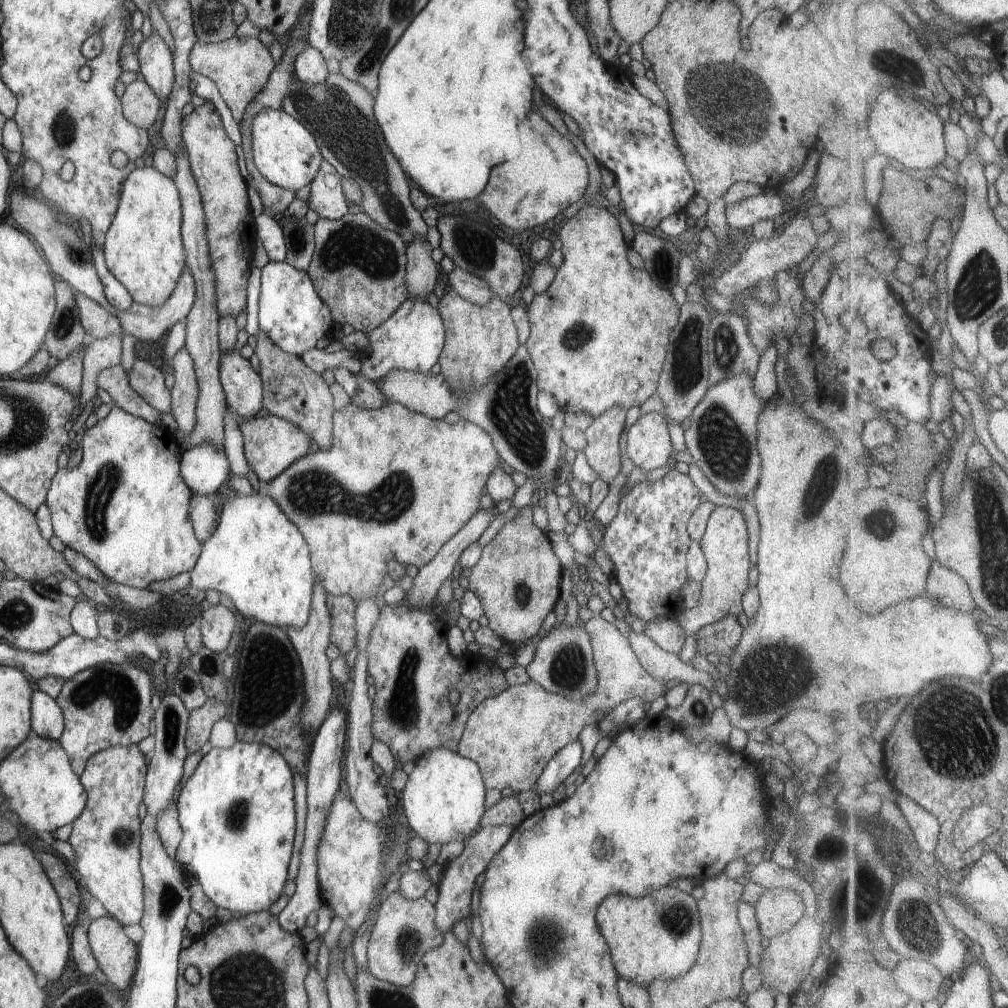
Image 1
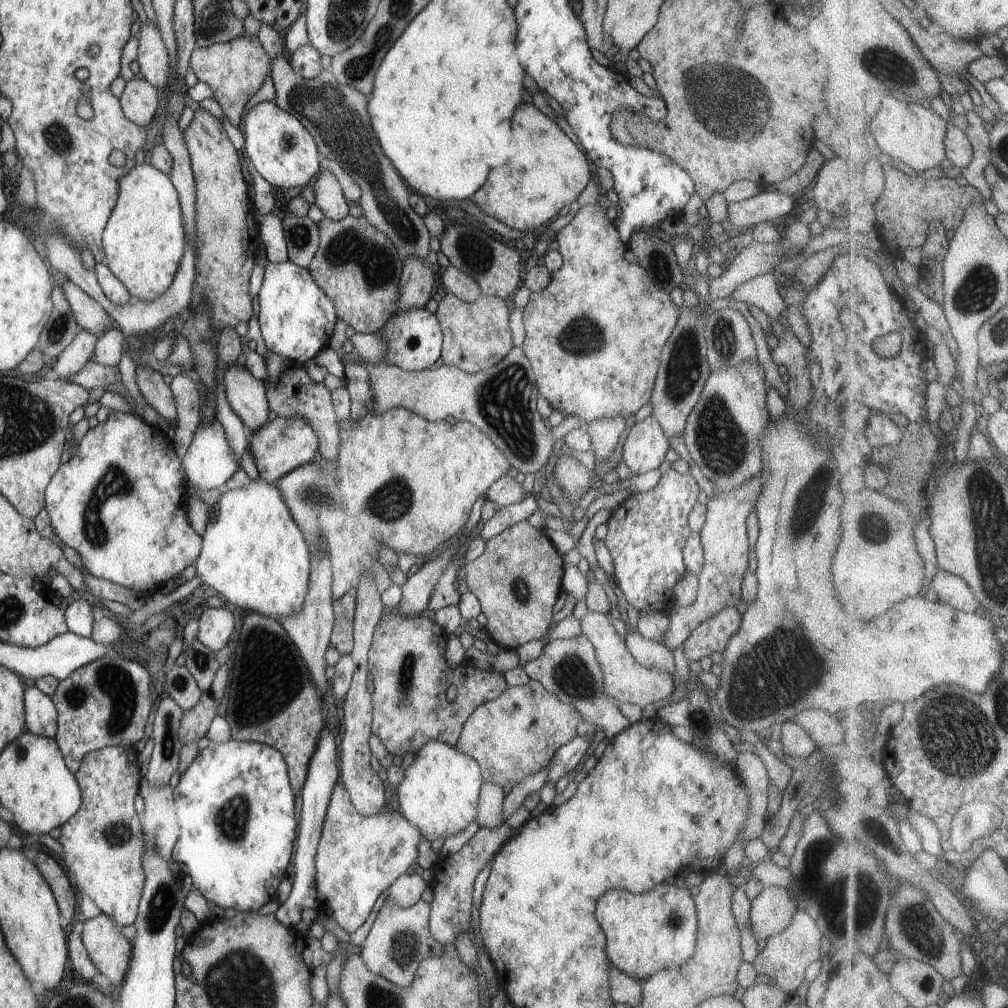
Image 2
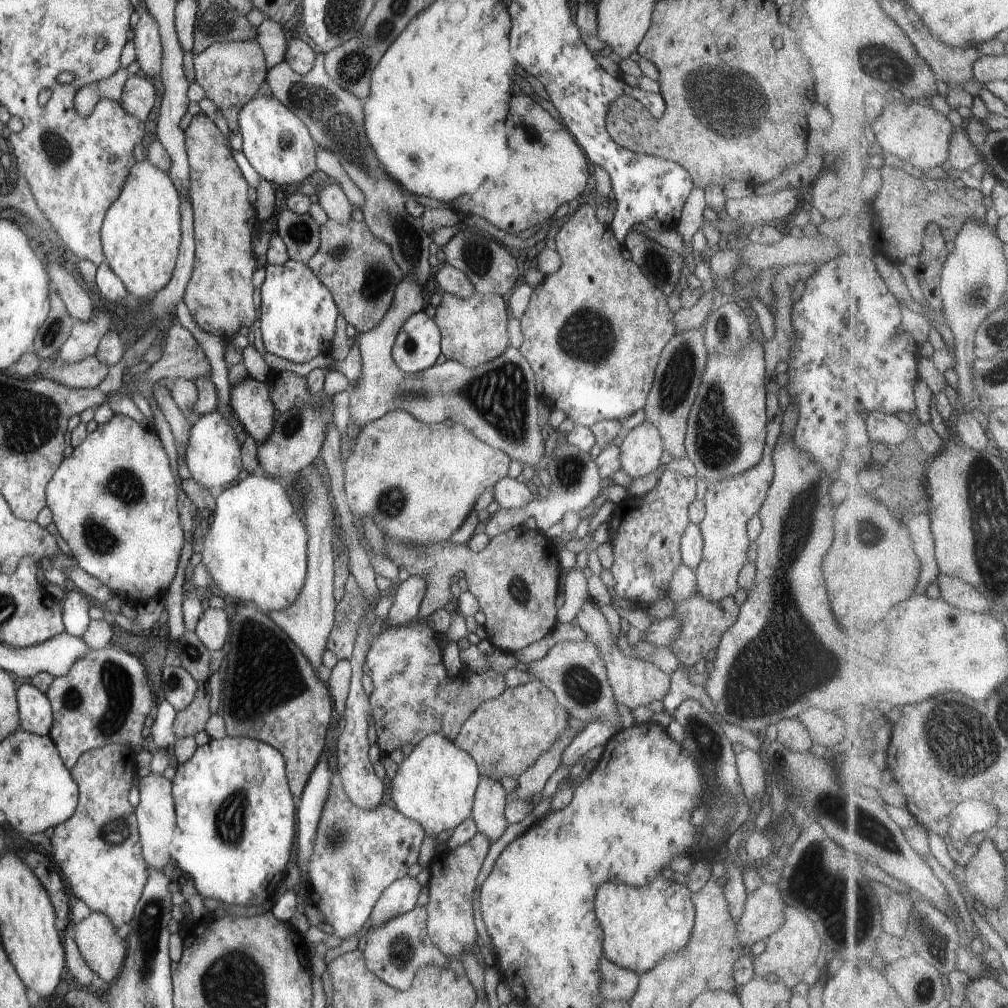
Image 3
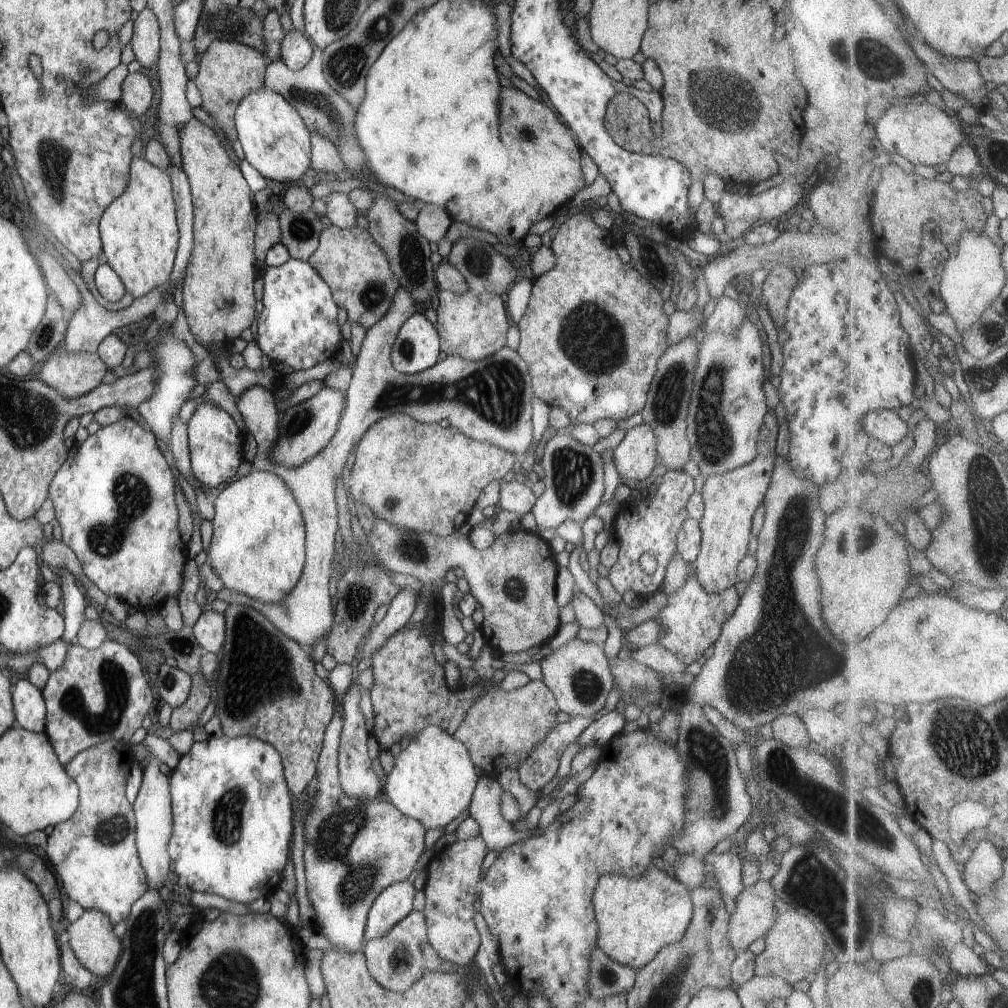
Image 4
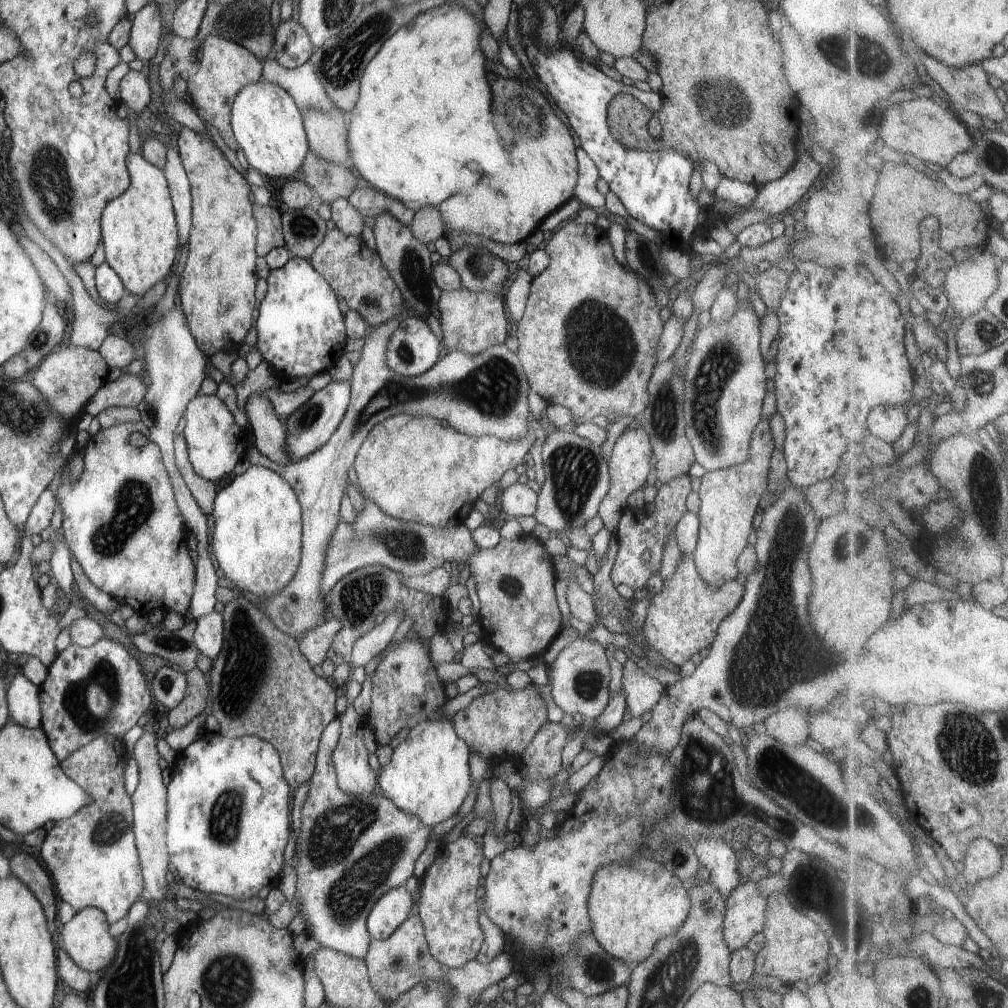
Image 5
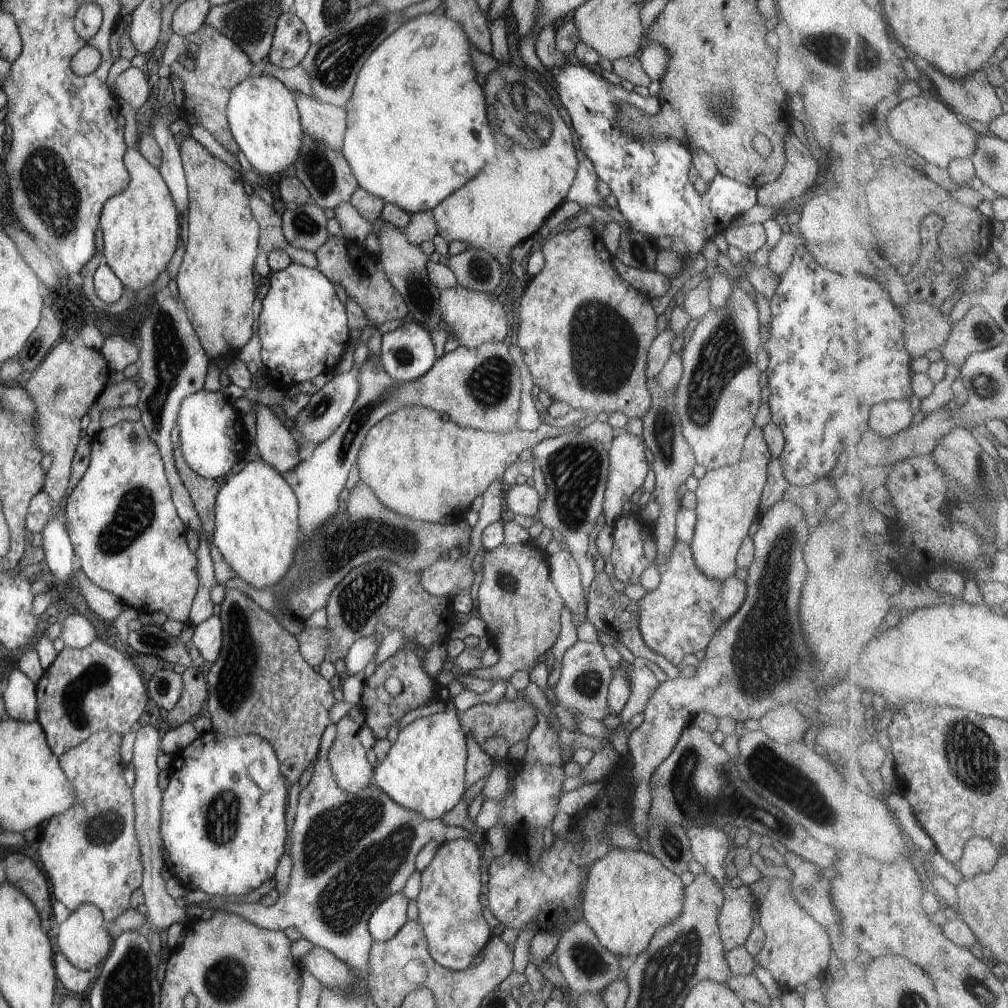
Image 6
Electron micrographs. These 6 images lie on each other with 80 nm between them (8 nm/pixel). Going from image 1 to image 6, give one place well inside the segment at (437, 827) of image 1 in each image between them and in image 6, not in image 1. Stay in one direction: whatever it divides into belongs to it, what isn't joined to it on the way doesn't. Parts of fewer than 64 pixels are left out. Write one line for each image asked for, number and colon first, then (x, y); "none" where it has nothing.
2: (439, 792)
3: (434, 786)
4: (432, 780)
5: (427, 776)
6: (423, 771)

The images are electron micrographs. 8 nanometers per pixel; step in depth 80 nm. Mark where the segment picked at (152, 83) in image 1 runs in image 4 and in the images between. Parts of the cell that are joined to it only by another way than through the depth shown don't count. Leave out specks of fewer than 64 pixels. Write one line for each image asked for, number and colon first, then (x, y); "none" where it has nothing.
2: (152, 59)
3: (146, 38)
4: (145, 41)

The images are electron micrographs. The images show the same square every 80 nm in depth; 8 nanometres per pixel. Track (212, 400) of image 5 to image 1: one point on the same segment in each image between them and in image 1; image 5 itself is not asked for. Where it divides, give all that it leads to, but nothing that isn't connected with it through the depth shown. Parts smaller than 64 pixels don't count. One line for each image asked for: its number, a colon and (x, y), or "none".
1: (203, 468)
2: (208, 462)
3: (212, 456)
4: (214, 443)

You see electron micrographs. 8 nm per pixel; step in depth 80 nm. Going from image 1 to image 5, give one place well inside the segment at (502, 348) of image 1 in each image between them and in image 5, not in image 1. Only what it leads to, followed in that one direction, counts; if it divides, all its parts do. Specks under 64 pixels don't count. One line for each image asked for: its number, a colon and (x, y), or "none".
2: (476, 335)
3: (472, 331)
4: (472, 327)
5: (469, 321)

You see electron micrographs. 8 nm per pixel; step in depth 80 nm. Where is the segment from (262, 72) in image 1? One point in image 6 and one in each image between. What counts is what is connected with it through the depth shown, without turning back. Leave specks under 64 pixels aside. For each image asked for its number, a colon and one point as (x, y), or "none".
2: (234, 70)
3: (230, 73)
4: (225, 71)
5: (222, 67)
6: (219, 64)

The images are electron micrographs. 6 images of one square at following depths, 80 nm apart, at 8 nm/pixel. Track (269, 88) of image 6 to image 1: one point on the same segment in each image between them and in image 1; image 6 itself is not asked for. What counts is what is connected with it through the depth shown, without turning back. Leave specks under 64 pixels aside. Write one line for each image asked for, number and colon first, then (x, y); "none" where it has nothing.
1: (283, 150)
2: (277, 145)
3: (278, 146)
4: (273, 139)
5: (267, 125)

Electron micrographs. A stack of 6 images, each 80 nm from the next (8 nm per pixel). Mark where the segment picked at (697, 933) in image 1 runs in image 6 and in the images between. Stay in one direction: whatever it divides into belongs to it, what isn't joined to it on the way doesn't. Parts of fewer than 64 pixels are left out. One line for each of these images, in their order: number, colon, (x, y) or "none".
2: (654, 930)
3: (640, 925)
4: (636, 917)
5: (632, 904)
6: (629, 894)

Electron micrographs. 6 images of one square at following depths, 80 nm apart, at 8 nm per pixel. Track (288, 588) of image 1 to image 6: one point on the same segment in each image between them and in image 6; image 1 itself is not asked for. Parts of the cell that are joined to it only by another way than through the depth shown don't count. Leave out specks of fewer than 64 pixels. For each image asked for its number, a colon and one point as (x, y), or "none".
2: (253, 554)
3: (254, 549)
4: (256, 548)
5: (256, 540)
6: (256, 531)

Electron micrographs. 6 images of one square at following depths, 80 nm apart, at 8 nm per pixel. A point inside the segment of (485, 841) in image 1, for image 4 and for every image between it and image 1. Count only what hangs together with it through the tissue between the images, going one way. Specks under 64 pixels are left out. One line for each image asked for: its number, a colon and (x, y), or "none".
2: (453, 876)
3: (449, 921)
4: (452, 873)

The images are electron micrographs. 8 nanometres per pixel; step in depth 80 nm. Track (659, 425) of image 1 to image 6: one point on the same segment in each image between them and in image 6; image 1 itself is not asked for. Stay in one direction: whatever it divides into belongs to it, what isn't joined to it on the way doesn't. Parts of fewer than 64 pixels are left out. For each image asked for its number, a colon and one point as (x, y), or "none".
2: (643, 449)
3: (641, 446)
4: (634, 457)
5: (628, 464)
6: (627, 467)

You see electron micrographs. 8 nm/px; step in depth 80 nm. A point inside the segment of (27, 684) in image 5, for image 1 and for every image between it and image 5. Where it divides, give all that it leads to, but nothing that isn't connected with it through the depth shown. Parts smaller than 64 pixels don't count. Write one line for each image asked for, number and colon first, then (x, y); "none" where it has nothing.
1: (46, 721)
2: (40, 713)
3: (35, 715)
4: (29, 708)

